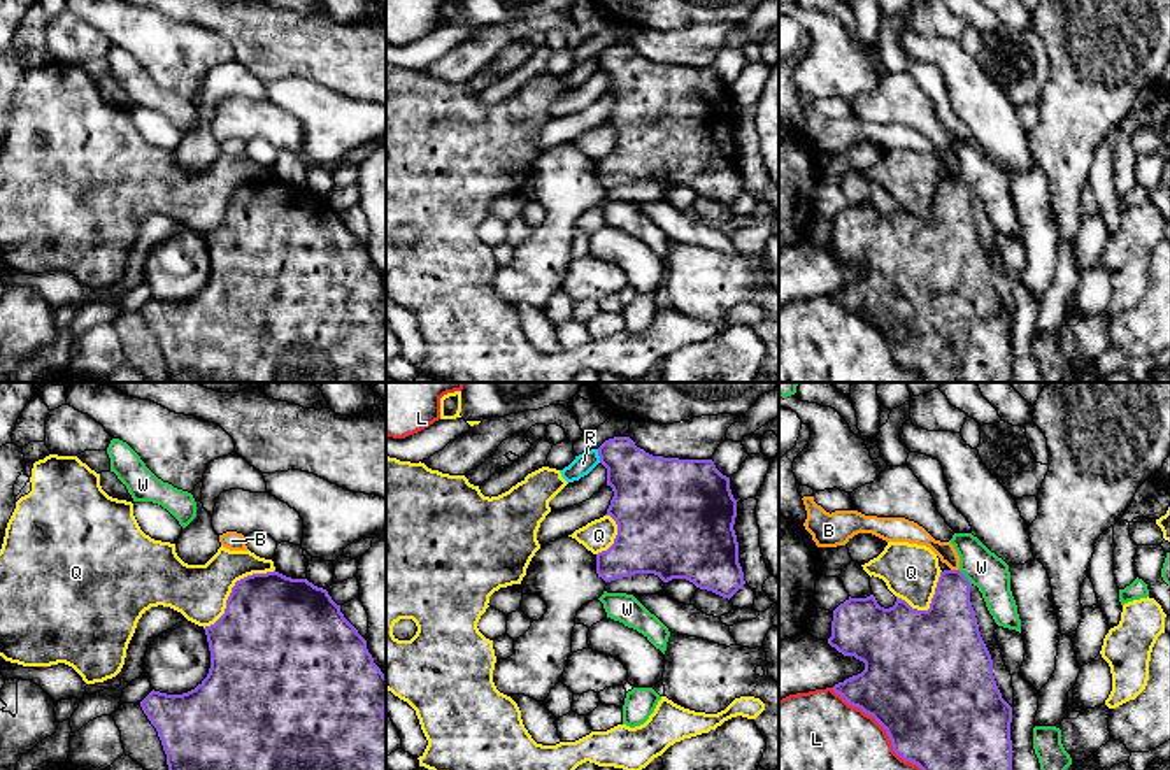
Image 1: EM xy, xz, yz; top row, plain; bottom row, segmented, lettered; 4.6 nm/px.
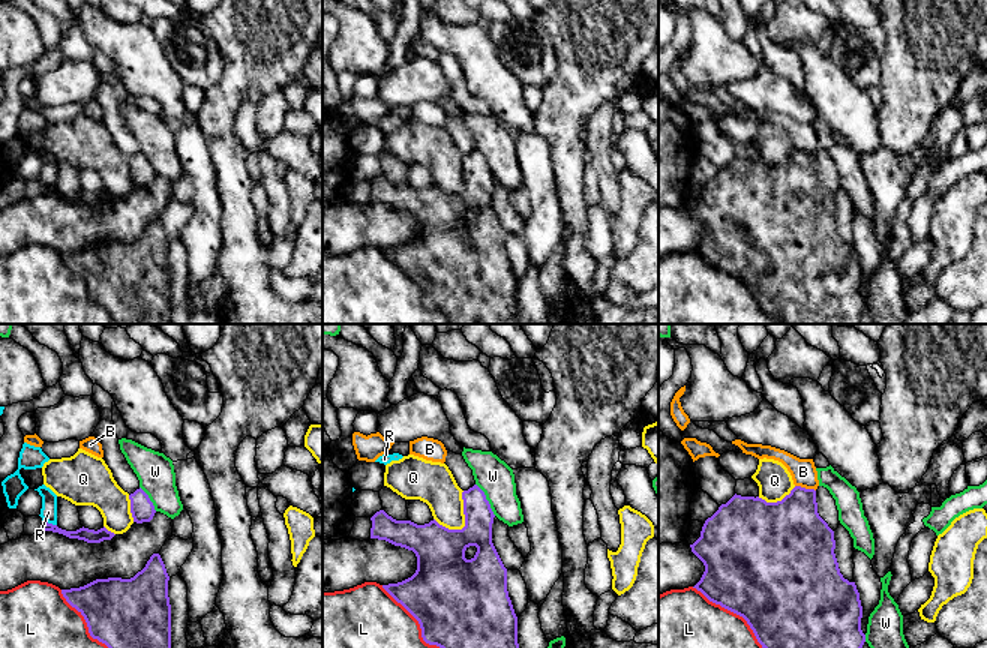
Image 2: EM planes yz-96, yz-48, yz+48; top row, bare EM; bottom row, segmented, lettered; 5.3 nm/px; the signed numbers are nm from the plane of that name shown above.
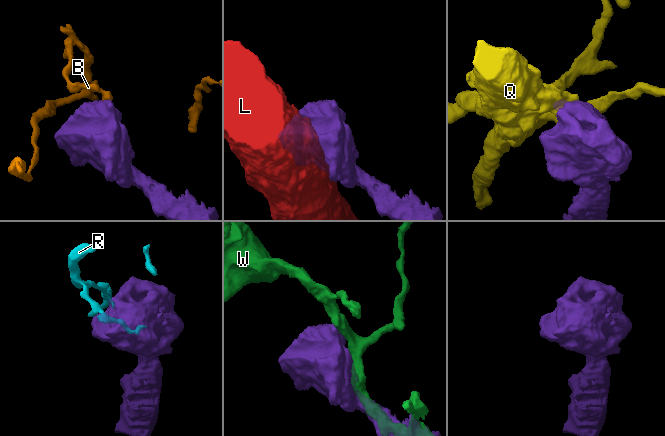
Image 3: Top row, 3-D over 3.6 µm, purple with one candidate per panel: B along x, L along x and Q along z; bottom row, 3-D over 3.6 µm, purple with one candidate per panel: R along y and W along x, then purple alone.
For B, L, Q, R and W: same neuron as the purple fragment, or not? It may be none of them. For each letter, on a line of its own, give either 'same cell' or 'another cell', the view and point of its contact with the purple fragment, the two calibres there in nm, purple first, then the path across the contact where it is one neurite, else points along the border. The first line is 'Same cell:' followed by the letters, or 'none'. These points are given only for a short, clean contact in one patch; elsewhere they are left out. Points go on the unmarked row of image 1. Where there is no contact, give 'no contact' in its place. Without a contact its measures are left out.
Same cell: none
B: another cell | yz (955, 178) | 240/90 nm | along yz (951, 176), (958, 178)
L: another cell | yz (884, 335) | 500/480 nm
Q: another cell | xy (232, 195) | 460/260 nm | along xy (274, 176), (241, 185), (232, 195), (225, 218), (204, 235)
R: another cell | xz (599, 62) | 280/90 nm | along xz (597, 57), (600, 69)
W: another cell | yz (965, 185) | 260/170 nm

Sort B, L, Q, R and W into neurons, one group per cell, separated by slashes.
B / L / Q / R / W

